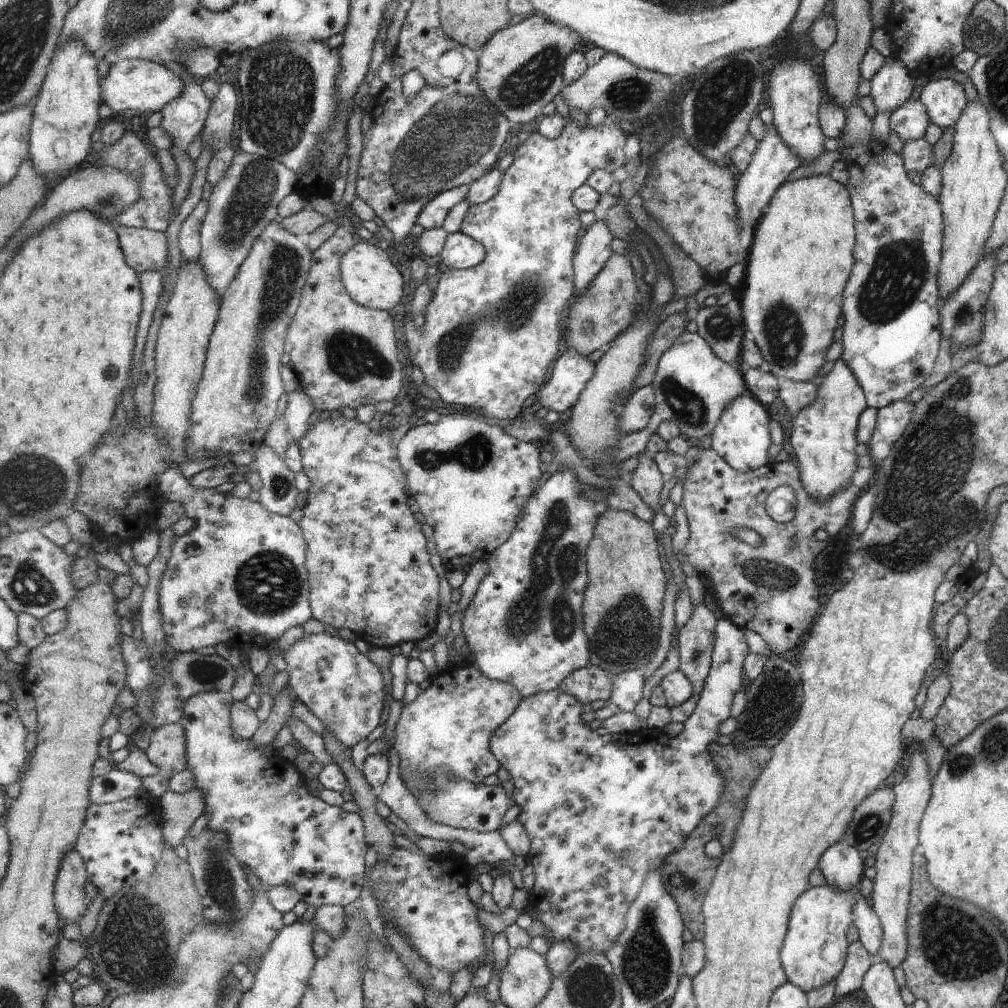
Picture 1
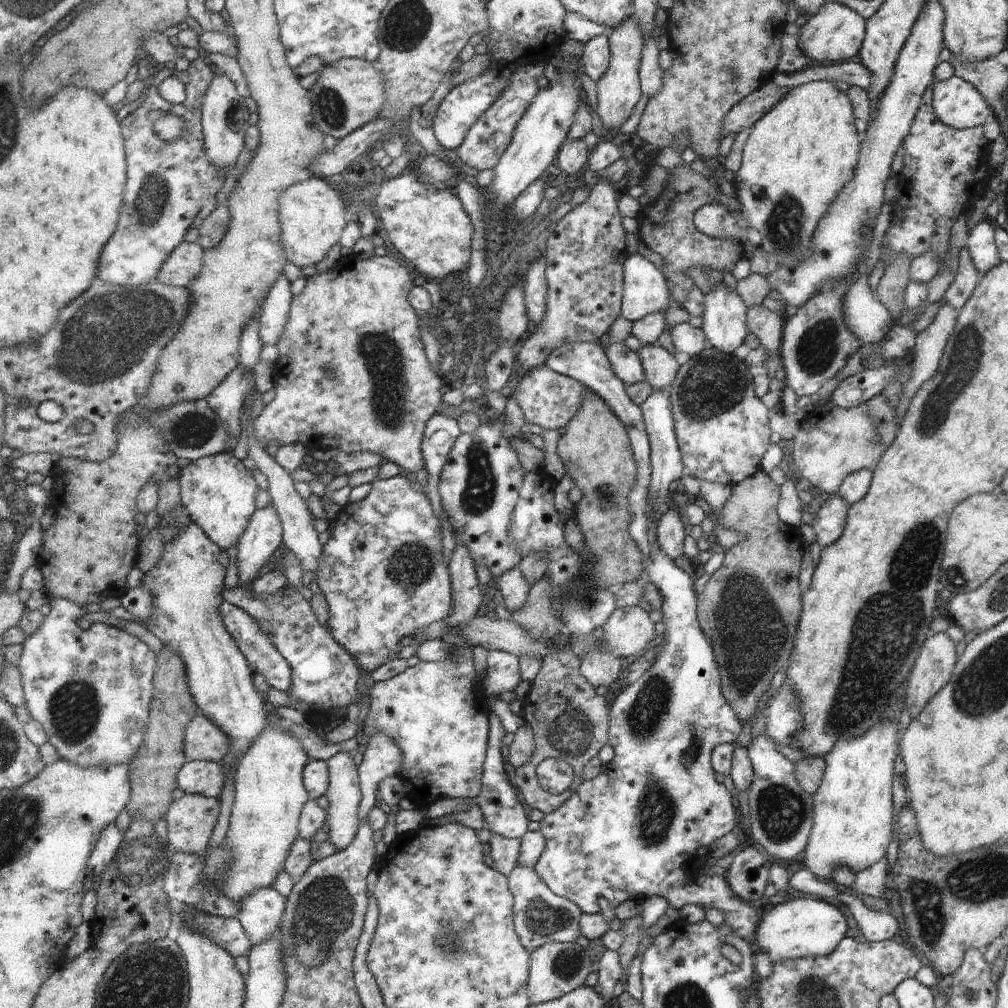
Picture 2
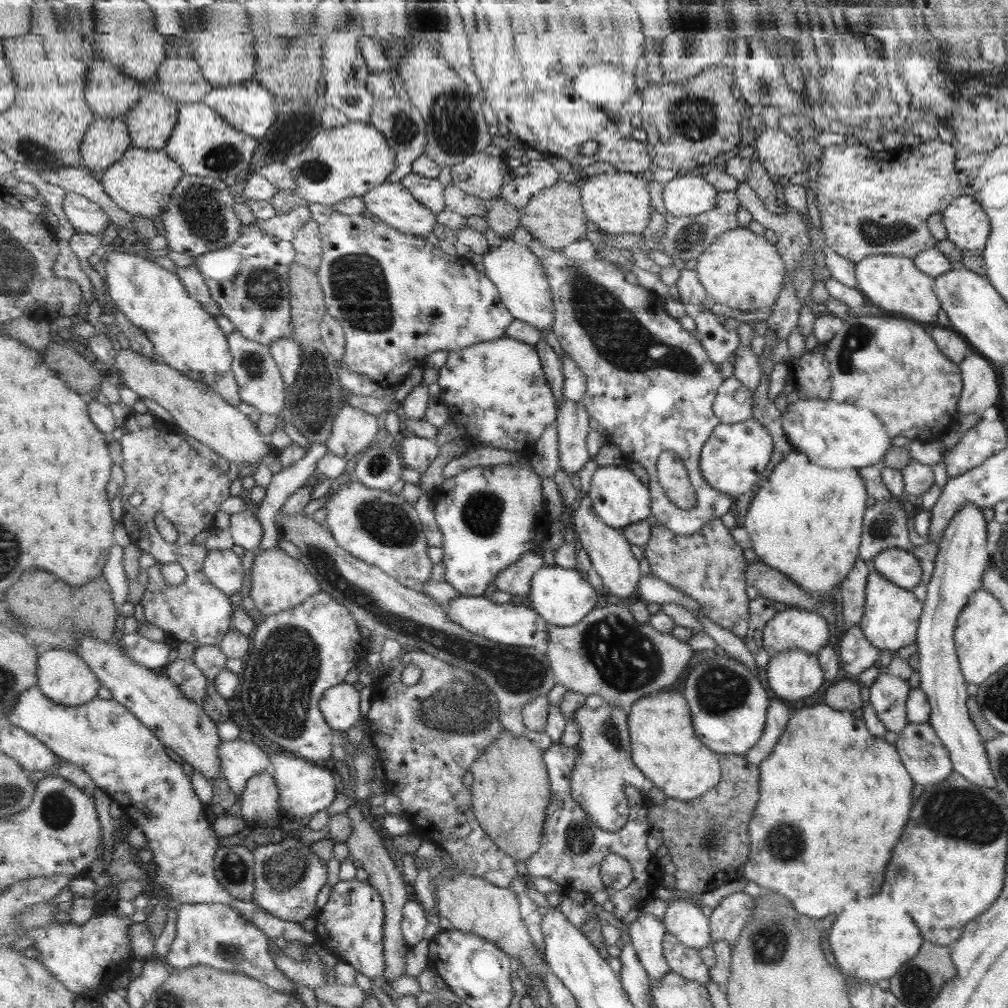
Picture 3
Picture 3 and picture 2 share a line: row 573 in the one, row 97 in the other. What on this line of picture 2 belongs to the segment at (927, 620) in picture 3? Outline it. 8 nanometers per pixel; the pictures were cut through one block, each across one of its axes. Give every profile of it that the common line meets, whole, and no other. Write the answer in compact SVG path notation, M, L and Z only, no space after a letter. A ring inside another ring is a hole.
M955 75L932 84L930 105L936 119L955 130L981 126L992 119L992 109L979 92Z

